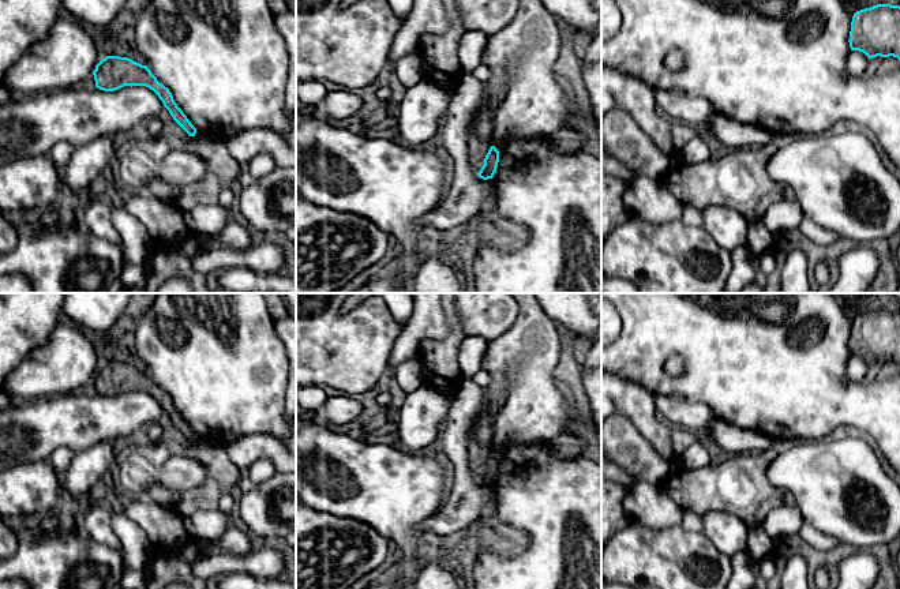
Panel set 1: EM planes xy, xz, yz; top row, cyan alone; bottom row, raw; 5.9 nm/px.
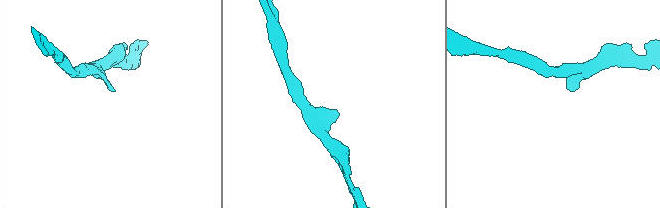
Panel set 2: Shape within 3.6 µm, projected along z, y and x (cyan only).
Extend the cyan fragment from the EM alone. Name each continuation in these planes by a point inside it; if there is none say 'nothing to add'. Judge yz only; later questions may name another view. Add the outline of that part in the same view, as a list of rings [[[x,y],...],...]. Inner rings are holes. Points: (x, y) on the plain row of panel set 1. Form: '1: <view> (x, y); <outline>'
nothing to add

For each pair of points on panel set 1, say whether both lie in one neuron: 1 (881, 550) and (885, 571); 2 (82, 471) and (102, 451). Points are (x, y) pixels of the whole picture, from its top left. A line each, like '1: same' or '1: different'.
1: same
2: same

